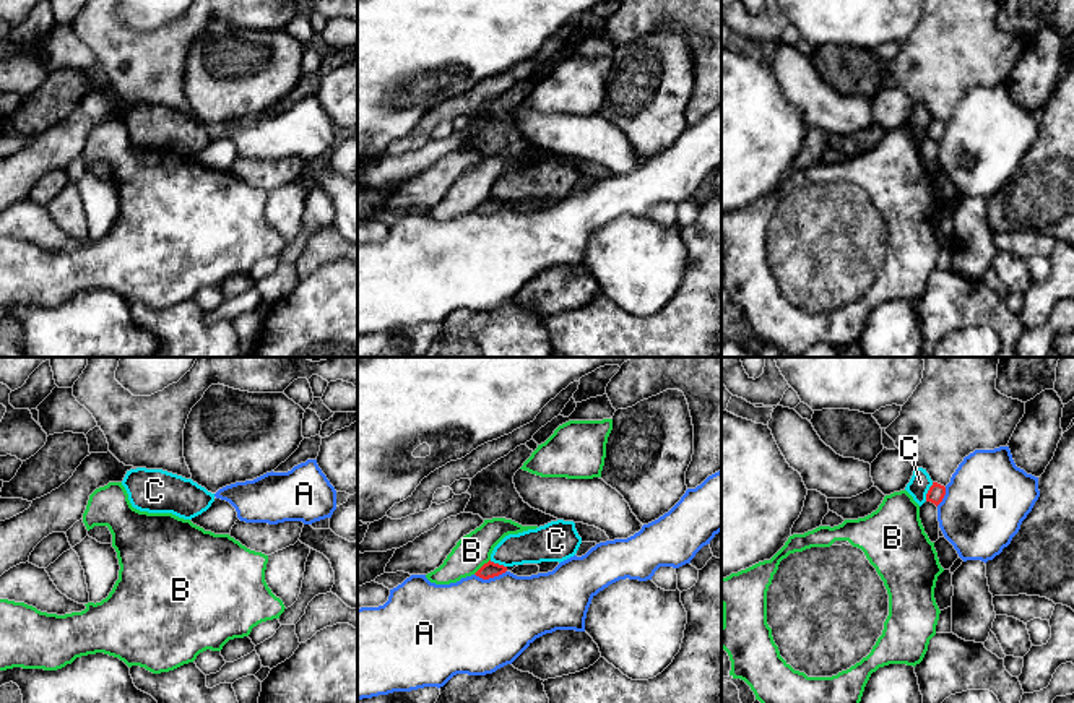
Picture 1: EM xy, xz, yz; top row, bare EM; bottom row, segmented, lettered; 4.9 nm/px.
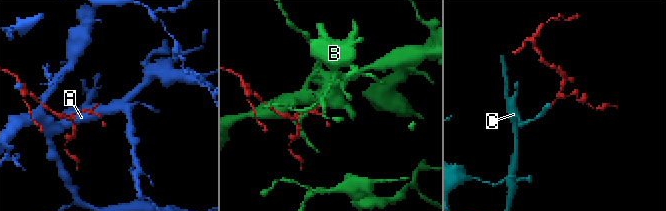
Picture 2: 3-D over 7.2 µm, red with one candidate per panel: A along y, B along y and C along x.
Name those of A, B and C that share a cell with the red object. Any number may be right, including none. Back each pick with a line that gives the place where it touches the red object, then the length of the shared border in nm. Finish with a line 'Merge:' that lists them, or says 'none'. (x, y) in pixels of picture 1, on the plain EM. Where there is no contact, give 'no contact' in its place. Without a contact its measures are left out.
Merge: none

